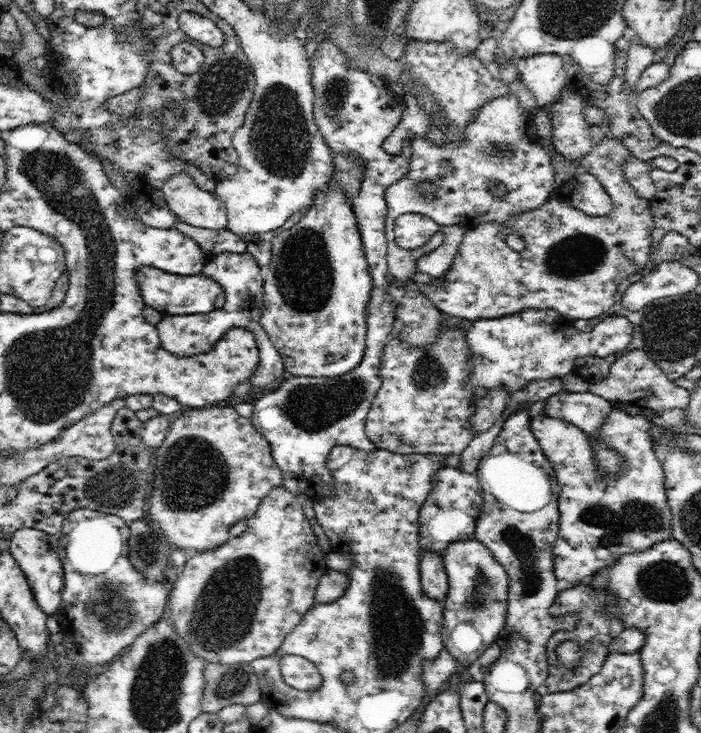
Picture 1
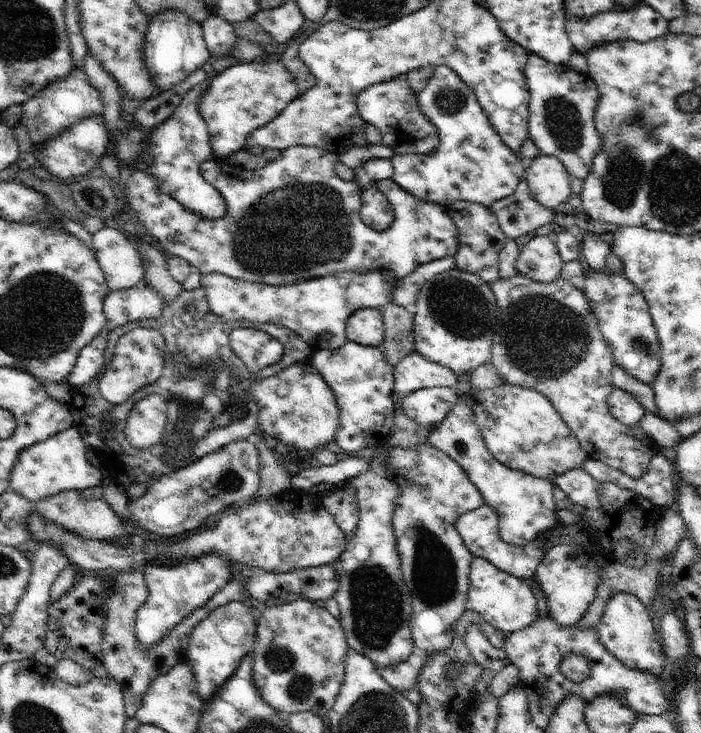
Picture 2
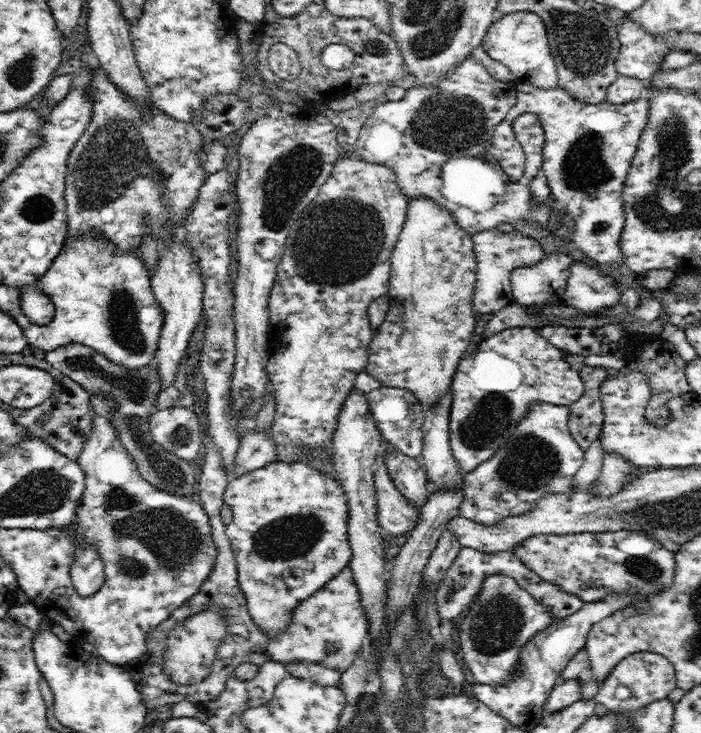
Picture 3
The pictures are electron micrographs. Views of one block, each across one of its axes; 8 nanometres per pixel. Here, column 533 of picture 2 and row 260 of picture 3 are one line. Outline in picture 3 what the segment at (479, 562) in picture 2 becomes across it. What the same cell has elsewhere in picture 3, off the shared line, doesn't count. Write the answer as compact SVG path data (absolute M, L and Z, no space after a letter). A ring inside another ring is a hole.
M516 84L516 102L510 108L507 118L496 128L486 144L487 151L497 158L501 169L512 182L522 178L522 160L516 160L516 138L514 138L513 123L516 118L531 113L540 119L544 129L543 166L553 200L560 208L573 218L573 243L595 266L600 268L618 268L624 263L620 236L624 230L625 212L623 200L624 179L626 178L631 160L637 151L637 146L648 124L650 96L643 90L641 100L628 104L615 105L610 102L588 104L573 98L564 88L537 88L532 84Z

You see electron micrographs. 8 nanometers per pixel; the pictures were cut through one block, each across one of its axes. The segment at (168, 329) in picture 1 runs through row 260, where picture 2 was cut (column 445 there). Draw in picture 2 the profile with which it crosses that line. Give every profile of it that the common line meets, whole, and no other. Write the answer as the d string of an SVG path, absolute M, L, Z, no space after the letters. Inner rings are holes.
M295 146L280 151L281 156L263 169L242 169L218 159L206 160L199 173L225 198L226 215L207 219L194 214L171 194L161 191L150 173L134 170L123 182L122 192L129 208L136 212L140 224L165 251L182 257L201 276L208 273L226 275L233 279L279 287L299 281L334 275L340 271L365 273L378 271L388 279L400 280L418 266L444 257L454 257L459 249L459 234L444 206L427 201L386 179L377 189L390 201L394 220L382 231L366 226L359 217L361 189L354 181L344 181L335 174L339 157L318 147Z

